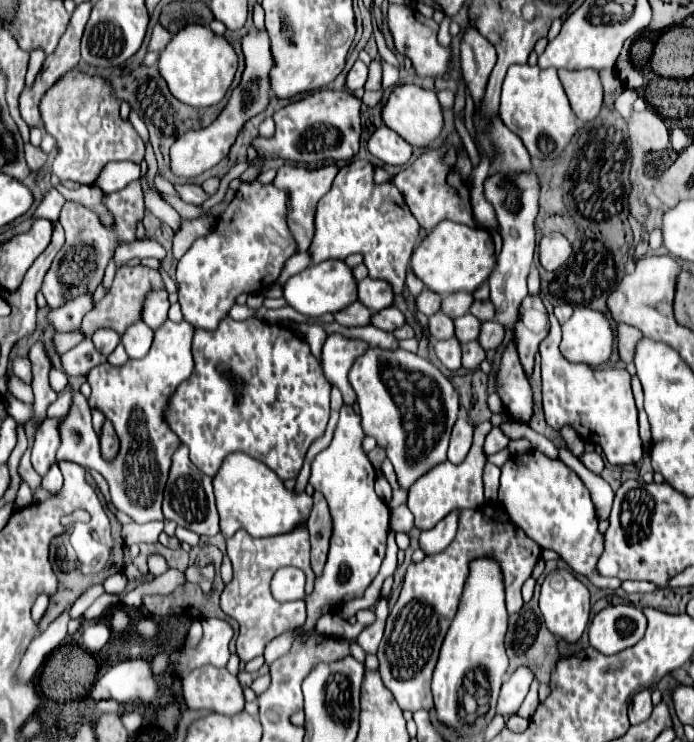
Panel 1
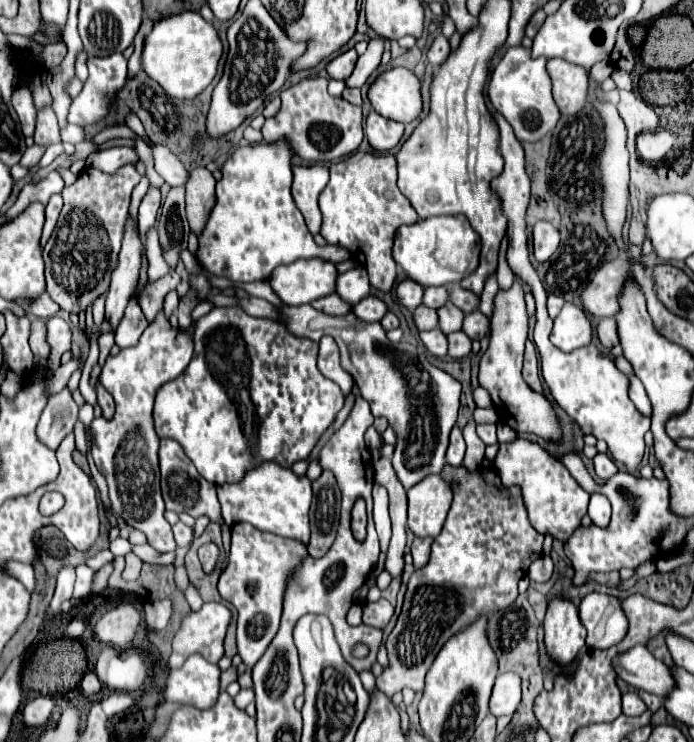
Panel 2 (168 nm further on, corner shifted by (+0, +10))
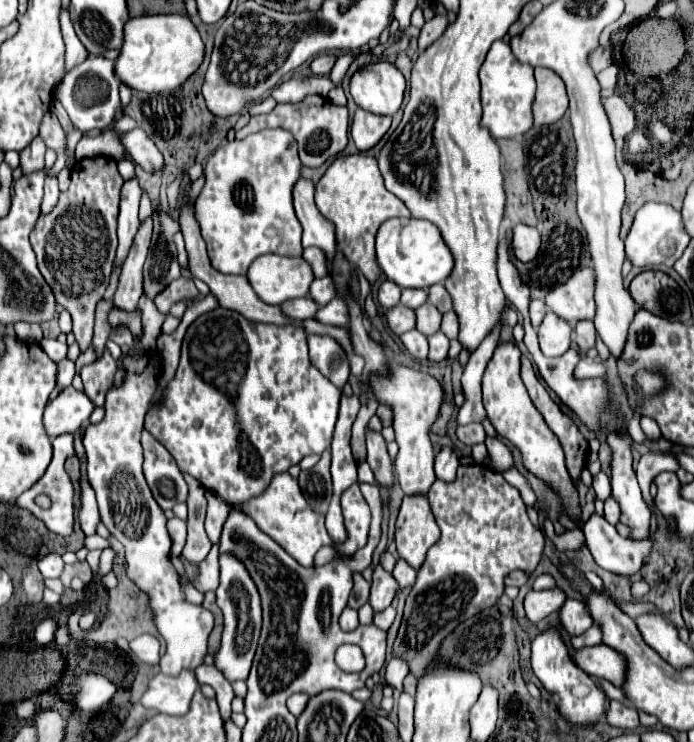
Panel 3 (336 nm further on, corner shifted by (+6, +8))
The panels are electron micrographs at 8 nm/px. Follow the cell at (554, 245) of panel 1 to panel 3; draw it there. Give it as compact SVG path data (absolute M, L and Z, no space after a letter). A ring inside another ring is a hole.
M516 225L514 227L512 249L520 261L526 263L526 261L536 259L536 255L540 253L540 245L542 245L542 237L536 227L530 227L530 225Z

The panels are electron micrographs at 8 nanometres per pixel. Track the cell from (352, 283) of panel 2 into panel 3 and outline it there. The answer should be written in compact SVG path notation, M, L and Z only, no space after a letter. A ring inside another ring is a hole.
M322 277L322 279L314 279L314 283L310 285L310 297L322 307L328 305L330 299L334 299L338 295L338 287L332 281L332 277Z

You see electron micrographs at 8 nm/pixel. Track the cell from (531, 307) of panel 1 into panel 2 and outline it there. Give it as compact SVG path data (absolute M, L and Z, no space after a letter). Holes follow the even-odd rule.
M526 345L526 353L524 353L524 381L528 383L530 389L534 389L536 393L544 395L544 387L540 383L540 377L538 377L538 357L536 357L536 349L534 345Z

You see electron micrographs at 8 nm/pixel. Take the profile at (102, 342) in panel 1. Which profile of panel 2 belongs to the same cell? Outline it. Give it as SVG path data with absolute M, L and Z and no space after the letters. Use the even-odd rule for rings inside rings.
M128 217L118 267L112 273L112 285L106 295L106 321L110 321L112 329L116 329L116 325L120 323L124 309L132 293L136 291L140 265L142 265L142 241L138 233L138 223L132 217Z

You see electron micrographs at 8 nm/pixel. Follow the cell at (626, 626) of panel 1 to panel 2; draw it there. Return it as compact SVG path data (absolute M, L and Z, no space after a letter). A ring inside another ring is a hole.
M588 593L578 605L578 615L588 631L586 645L590 649L606 649L622 641L622 635L626 635L628 621L616 597Z

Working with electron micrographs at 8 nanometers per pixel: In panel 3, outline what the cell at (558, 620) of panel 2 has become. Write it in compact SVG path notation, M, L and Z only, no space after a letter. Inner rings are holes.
M548 627L532 641L532 669L534 675L542 681L544 689L558 695L558 709L568 721L592 725L600 721L602 713L606 711L606 695L594 685L594 681L584 671L580 671L580 667L576 667L570 657L570 647L558 627Z

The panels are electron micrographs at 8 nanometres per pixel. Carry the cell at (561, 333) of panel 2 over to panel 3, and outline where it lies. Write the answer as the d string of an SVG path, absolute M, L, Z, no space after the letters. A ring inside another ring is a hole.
M552 311L546 313L542 325L538 327L538 341L540 349L546 357L560 357L570 349L572 343L572 327L560 319L558 315L552 315Z

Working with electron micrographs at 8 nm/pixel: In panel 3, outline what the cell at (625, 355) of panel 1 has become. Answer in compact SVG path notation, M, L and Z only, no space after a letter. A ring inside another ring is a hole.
M578 321L574 327L574 343L578 345L580 353L586 353L596 345L596 327L592 321Z

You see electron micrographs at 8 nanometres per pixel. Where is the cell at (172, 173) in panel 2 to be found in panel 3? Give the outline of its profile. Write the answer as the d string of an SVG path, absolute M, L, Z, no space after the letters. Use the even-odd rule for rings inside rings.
M140 127L122 135L122 145L126 147L132 161L138 163L144 171L156 173L164 169L164 157L160 155L160 149L148 139L148 135Z

